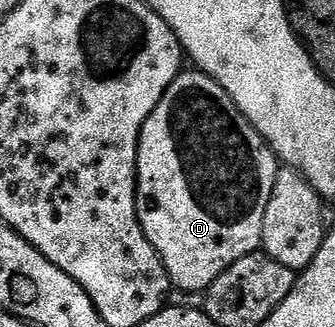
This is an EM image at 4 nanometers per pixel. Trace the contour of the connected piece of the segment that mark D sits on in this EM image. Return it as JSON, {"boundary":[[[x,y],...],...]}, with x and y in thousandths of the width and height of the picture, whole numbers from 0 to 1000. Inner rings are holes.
{"boundary":[[[561,208],[528,232],[519,257],[507,257],[507,269],[496,269],[484,306],[472,306],[472,324],[460,330],[460,343],[448,343],[436,379],[424,379],[424,404],[412,428],[406,645],[412,673],[424,685],[424,709],[436,722],[436,734],[448,734],[448,746],[472,771],[478,804],[490,810],[501,835],[501,859],[522,884],[582,899],[618,890],[624,869],[651,856],[651,844],[663,844],[663,832],[675,832],[675,820],[687,820],[737,777],[767,774],[779,761],[782,661],[794,661],[794,624],[806,615],[806,587],[818,587],[827,517],[830,486],[800,431],[740,376],[734,355],[722,355],[722,343],[699,318],[699,306],[687,306],[687,294],[675,294],[675,281],[636,239],[615,232],[600,214]]]}

